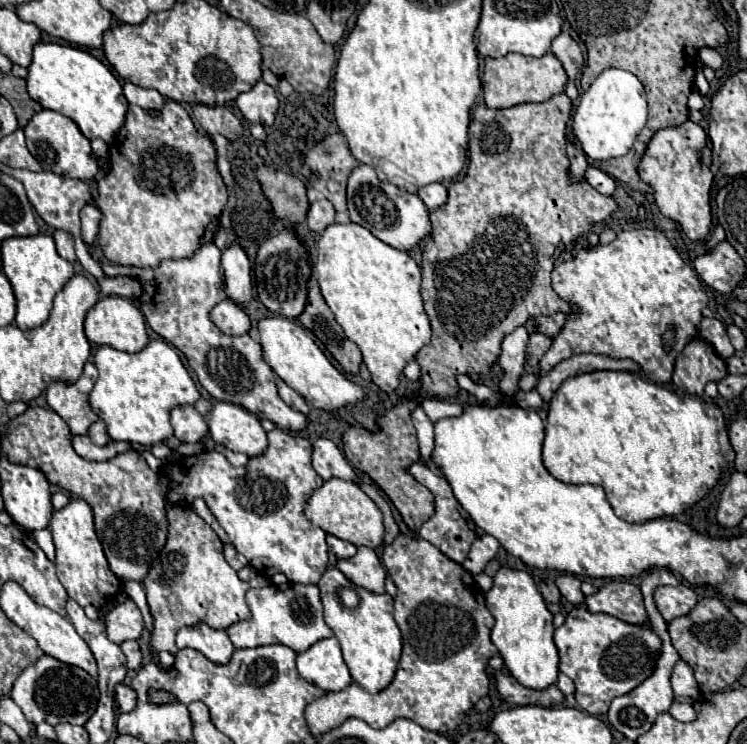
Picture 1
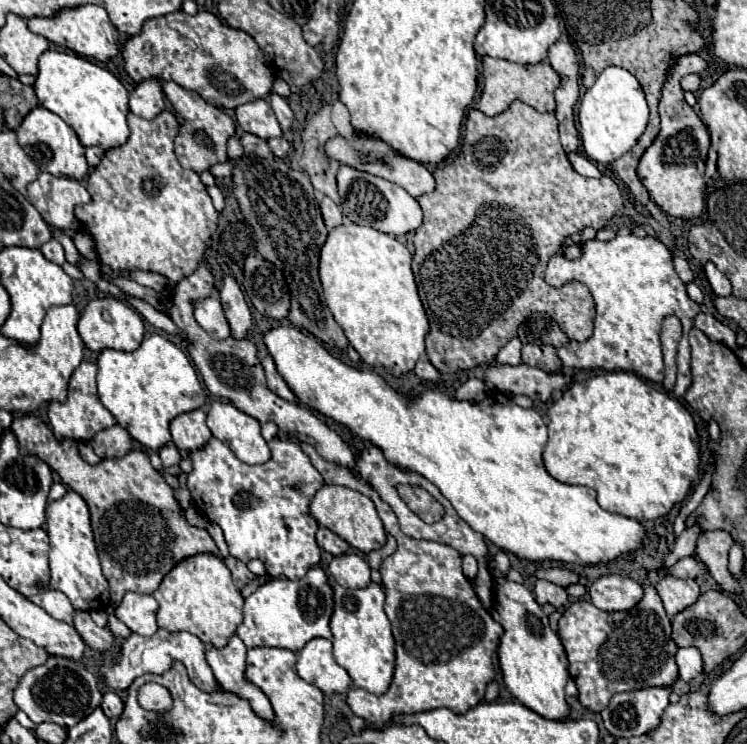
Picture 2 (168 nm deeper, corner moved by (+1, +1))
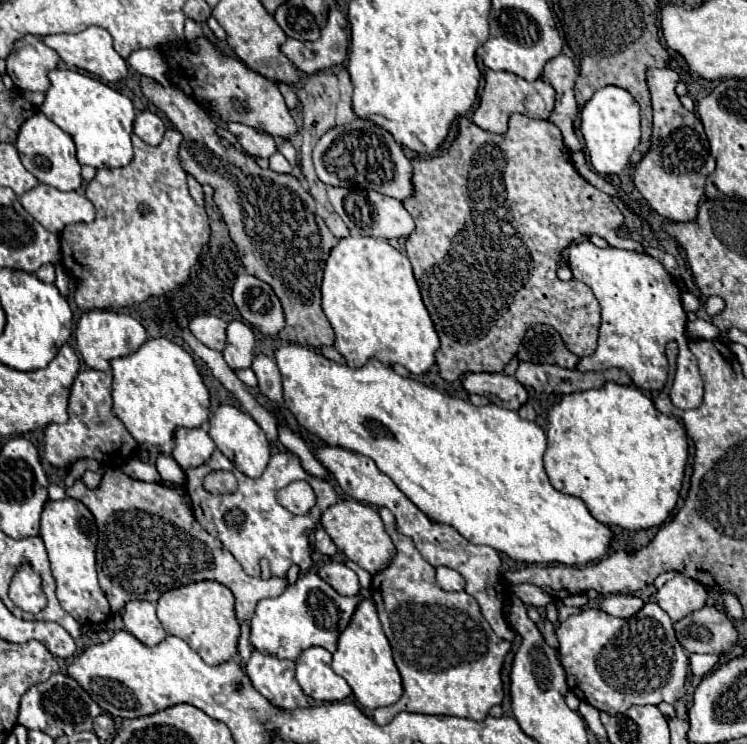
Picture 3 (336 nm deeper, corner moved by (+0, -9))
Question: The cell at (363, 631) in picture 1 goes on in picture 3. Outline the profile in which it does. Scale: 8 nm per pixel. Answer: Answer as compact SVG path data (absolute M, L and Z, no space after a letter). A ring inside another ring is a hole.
M365 597L359 601L349 625L339 635L337 651L333 653L331 667L337 675L341 675L349 683L355 699L367 709L393 705L403 695L401 675L395 667L391 645L381 629L381 623L377 617L377 607L371 597Z

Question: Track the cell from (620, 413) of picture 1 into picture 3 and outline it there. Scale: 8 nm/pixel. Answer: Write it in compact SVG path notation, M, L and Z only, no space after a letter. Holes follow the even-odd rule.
M607 383L601 389L591 389L591 391L583 391L583 393L571 393L565 395L549 413L549 427L547 427L547 453L545 453L545 471L547 477L551 481L551 485L567 495L575 495L581 497L587 503L587 509L591 511L591 515L613 527L623 527L623 529L649 529L649 527L659 527L667 521L667 517L671 515L671 511L675 509L677 501L679 501L679 493L681 493L681 485L683 485L683 477L685 477L685 467L687 467L687 457L689 457L689 441L687 441L687 433L683 429L683 425L679 423L677 417L669 417L663 415L661 411L655 409L653 401L649 397L645 397L637 387L633 385L617 385L617 383Z

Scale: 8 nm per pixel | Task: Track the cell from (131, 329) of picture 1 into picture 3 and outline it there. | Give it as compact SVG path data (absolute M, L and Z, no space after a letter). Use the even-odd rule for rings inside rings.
M87 311L81 315L77 329L75 329L75 341L77 349L83 357L83 361L91 369L109 371L109 361L115 357L127 357L135 353L147 339L147 333L139 321L135 321L131 315L117 313L117 311Z

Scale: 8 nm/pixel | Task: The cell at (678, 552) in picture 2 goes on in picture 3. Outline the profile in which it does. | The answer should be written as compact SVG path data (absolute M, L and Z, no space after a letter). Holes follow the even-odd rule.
M645 603L645 607L643 607L639 613L635 613L633 617L629 617L629 619L611 617L611 615L603 613L601 609L589 609L589 607L585 607L581 613L571 615L567 621L563 621L563 623L559 625L559 629L557 629L557 639L559 639L559 659L561 659L561 665L563 665L565 671L567 671L567 685L569 685L569 689L571 689L581 701L587 701L589 705L597 707L597 709L603 711L603 713L617 715L617 713L627 711L627 709L633 707L633 705L659 705L661 701L665 701L665 703L675 703L675 701L681 699L683 693L685 693L685 677L687 677L687 667L689 667L689 665L687 665L687 655L685 655L685 649L681 647L681 643L679 643L677 637L675 637L673 621L669 619L669 615L667 615L657 603Z

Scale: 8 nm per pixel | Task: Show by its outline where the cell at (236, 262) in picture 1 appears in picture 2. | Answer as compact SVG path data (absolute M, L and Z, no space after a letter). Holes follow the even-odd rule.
M234 277L224 279L220 301L224 307L224 315L230 323L230 335L234 339L246 339L248 329L252 327L252 315L248 303L244 301L244 293L240 291L240 285Z

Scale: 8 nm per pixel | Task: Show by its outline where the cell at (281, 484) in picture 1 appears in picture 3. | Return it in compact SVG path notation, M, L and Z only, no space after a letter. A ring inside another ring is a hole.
M219 449L209 457L209 461L205 461L199 467L189 467L185 469L185 489L193 501L193 515L199 521L199 525L211 533L213 537L217 537L223 547L227 547L231 551L231 555L243 565L243 569L253 575L259 577L261 575L261 567L259 561L265 557L269 559L269 569L273 577L287 577L287 571L291 565L297 565L301 569L301 573L307 573L313 567L313 559L311 559L311 533L315 531L323 511L327 507L331 507L333 503L337 503L337 493L335 489L321 481L315 479L311 475L307 475L299 463L299 457L293 453L275 453L271 455L271 461L267 465L267 469L263 471L261 477L251 479L247 475L243 475ZM213 471L233 471L233 475L237 477L237 491L235 493L223 493L223 495L215 495L209 493L207 489L203 489L203 479L213 473ZM297 479L305 479L309 481L309 485L313 487L315 495L317 495L317 503L315 507L307 513L307 515L293 515L289 513L285 507L281 507L275 499L275 493L279 489L283 489L287 483L297 481Z

